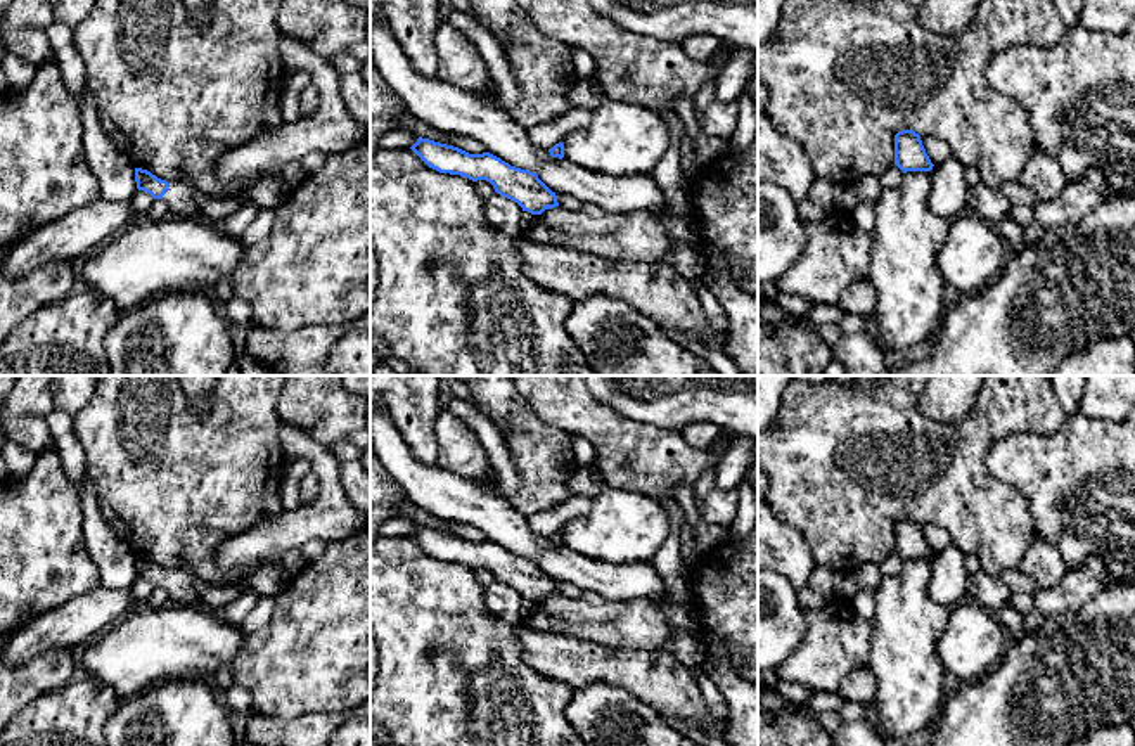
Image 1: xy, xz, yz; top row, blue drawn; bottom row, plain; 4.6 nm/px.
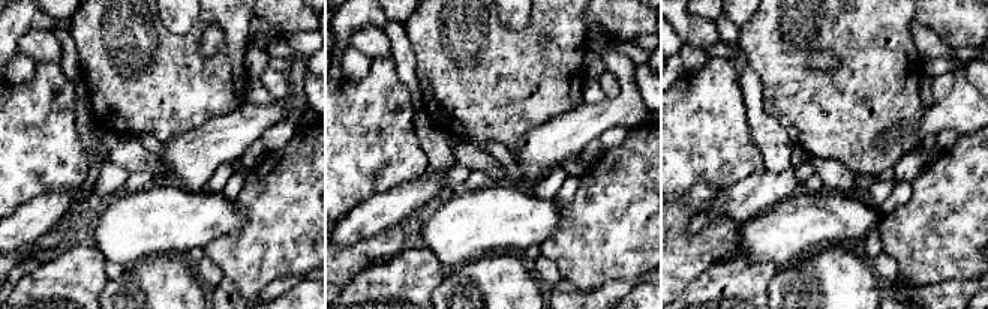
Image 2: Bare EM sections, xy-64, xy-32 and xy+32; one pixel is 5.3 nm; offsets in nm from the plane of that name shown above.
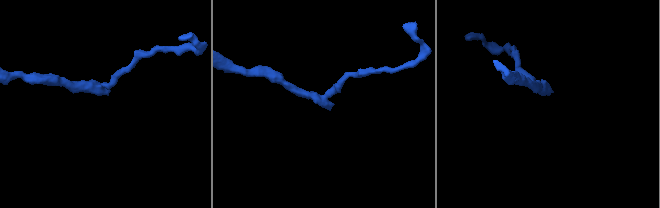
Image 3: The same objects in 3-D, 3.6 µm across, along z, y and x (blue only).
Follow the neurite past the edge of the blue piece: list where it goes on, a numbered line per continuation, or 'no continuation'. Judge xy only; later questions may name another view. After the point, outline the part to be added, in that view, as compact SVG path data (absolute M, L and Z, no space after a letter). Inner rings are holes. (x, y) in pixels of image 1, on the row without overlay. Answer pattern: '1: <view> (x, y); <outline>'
1: xy (179, 585); M168 569L168 578L163 588L173 604L201 604L199 594L192 578L182 569Z

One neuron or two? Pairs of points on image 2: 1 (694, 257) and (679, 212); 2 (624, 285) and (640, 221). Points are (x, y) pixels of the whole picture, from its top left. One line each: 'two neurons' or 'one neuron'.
1: one neuron
2: two neurons

